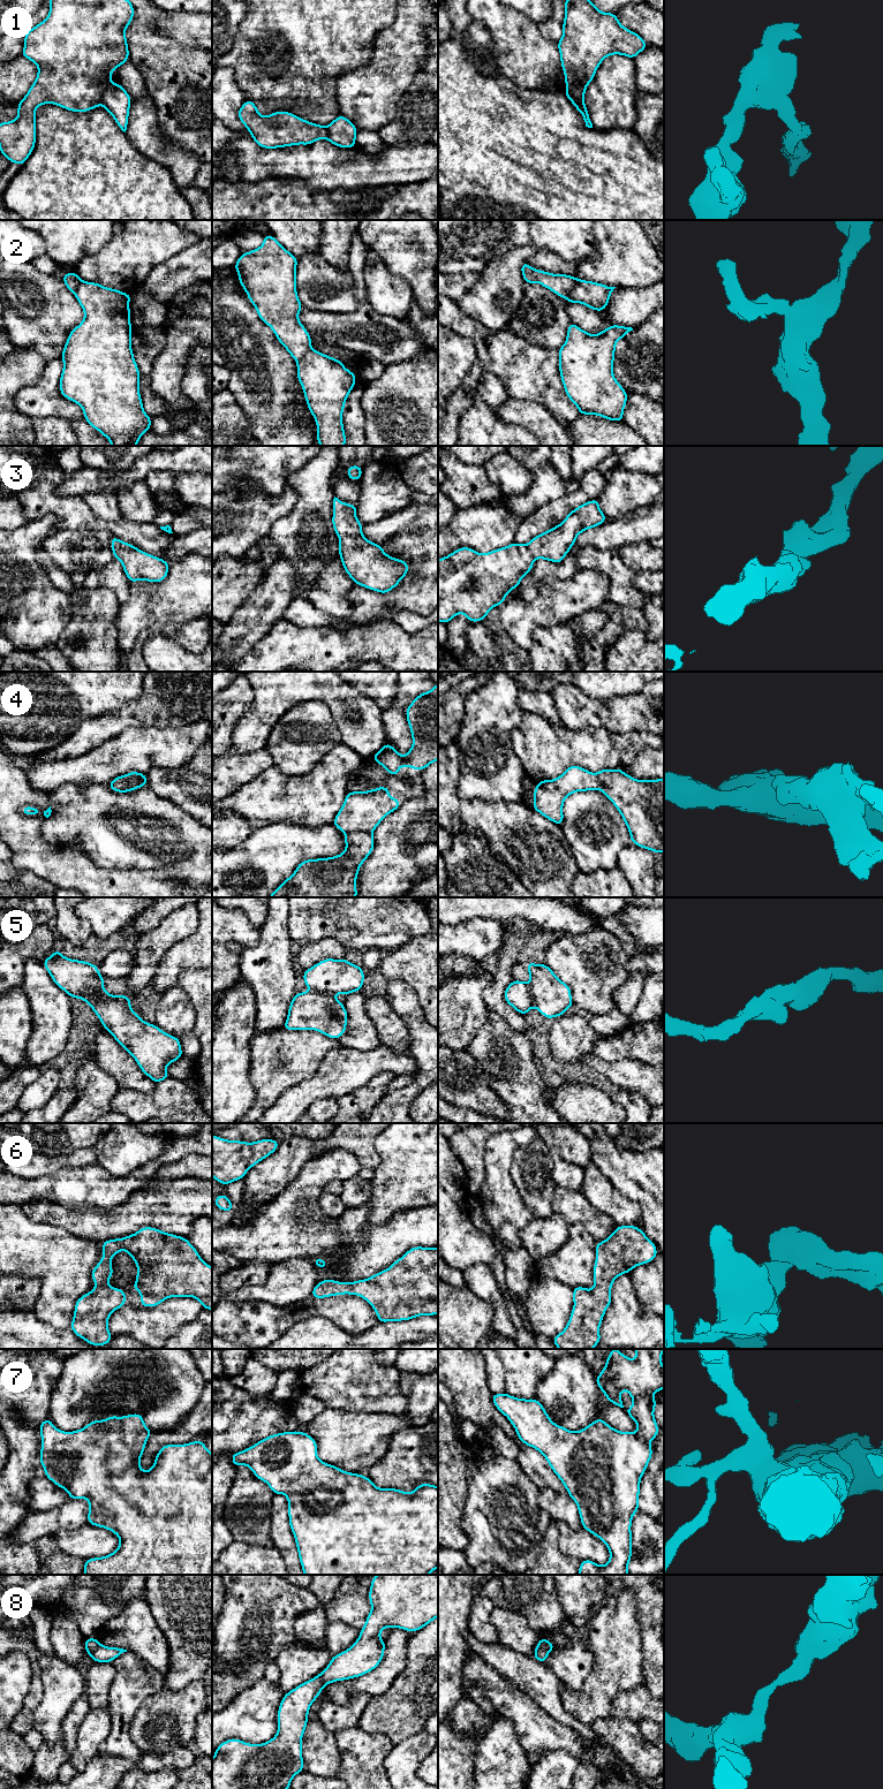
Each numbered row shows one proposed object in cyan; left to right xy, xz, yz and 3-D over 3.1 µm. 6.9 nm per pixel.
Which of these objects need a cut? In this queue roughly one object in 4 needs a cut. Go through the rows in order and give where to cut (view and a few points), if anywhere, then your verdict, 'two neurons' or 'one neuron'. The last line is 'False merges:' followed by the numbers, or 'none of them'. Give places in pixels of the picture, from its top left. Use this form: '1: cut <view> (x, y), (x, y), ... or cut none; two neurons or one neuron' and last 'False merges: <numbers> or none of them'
1: cut xy (111, 84), (105, 90), (100, 104); two neurons
2: cut yz (579, 280), (566, 298); two neurons
3: cut none; one neuron
4: cut xz (371, 832), (348, 832), (346, 834); two neurons
5: cut none; one neuron
6: cut none; one neuron
7: cut none; one neuron
8: cut xy (99, 1644), (90, 1655); two neurons
False merges: 1, 2, 4, 8

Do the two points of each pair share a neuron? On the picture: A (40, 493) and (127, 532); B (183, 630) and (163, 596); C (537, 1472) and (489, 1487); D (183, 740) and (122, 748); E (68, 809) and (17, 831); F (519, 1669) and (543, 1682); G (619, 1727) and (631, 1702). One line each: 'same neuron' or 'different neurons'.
A: same neuron
B: different neurons
C: different neurons
D: same neuron
E: different neurons
F: same neuron
G: different neurons

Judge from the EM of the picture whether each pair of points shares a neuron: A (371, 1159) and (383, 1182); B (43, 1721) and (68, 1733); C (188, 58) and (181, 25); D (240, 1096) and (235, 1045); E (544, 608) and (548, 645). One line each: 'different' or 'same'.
A: different
B: different
C: different
D: same
E: different

